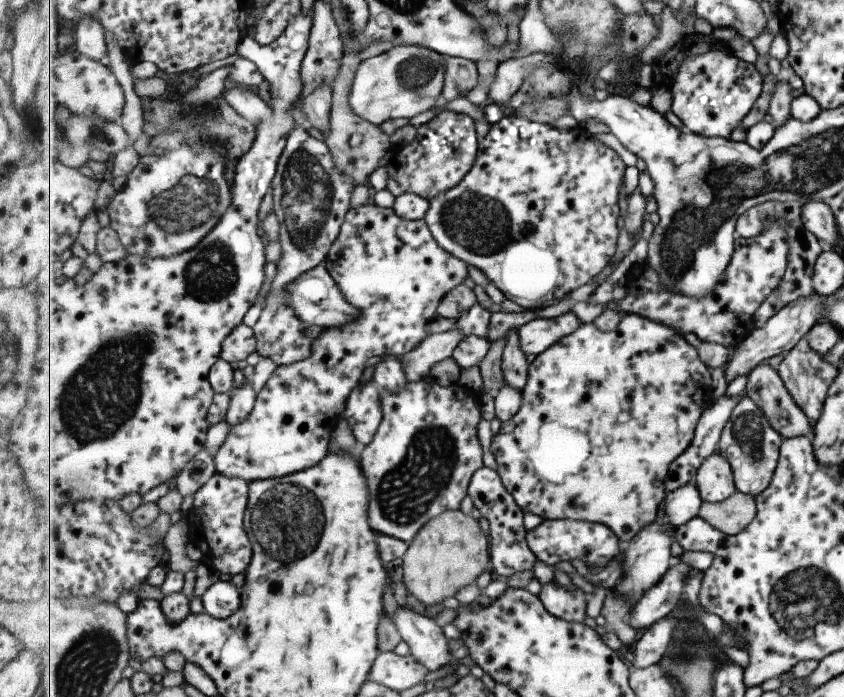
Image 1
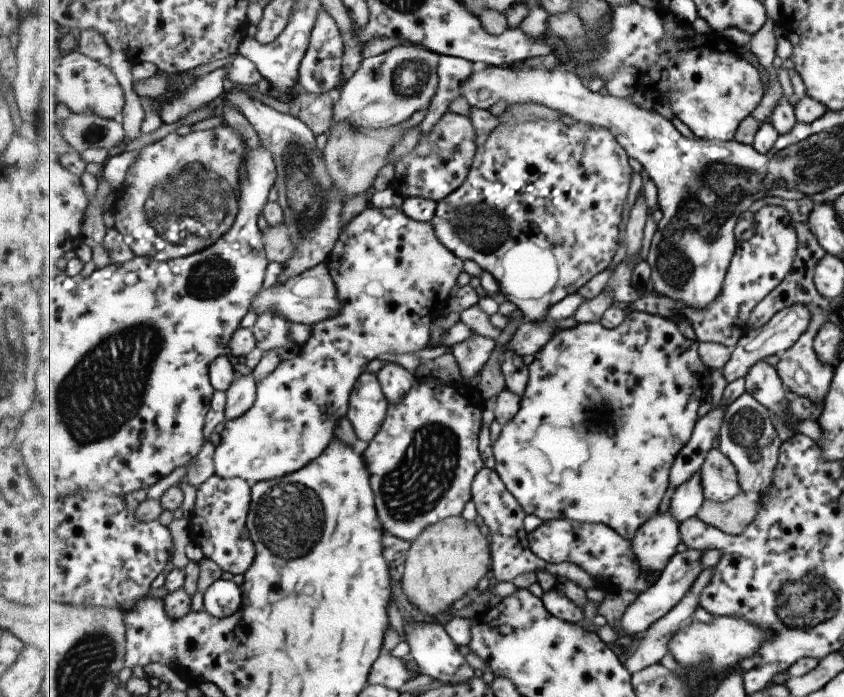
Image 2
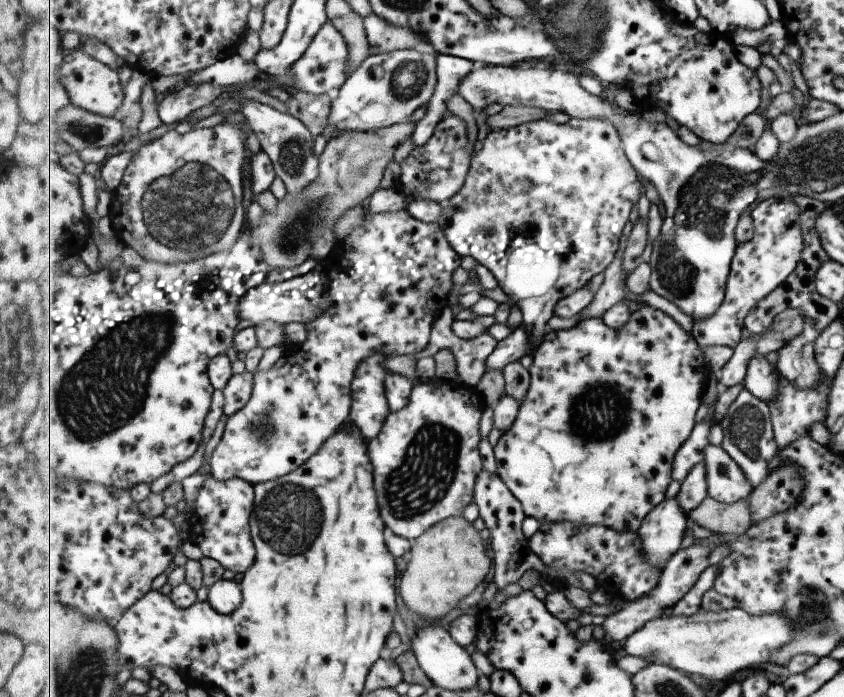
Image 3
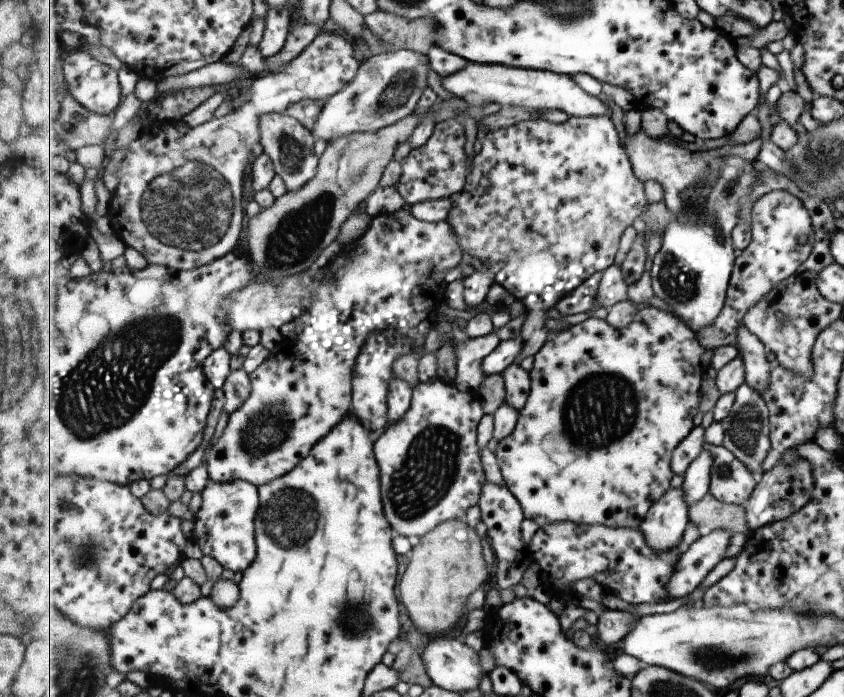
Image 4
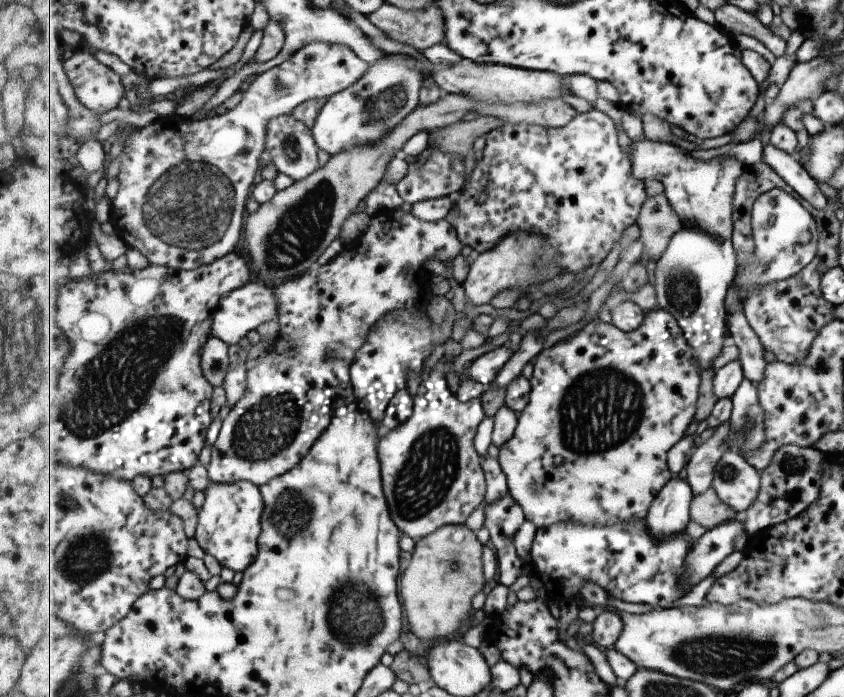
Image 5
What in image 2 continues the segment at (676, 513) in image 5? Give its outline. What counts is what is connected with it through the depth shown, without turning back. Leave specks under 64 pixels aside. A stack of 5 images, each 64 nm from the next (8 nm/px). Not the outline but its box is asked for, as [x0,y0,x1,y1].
[632,509,683,576]

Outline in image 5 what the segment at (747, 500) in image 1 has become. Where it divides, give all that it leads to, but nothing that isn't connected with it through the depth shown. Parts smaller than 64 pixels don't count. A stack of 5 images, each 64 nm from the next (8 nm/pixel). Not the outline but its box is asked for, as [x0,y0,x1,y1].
[690,487,744,529]

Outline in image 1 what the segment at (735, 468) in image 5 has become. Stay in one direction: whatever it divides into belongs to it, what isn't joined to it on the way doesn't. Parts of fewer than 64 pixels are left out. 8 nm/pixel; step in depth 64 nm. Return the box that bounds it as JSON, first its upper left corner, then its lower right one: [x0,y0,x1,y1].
[695,453,738,502]

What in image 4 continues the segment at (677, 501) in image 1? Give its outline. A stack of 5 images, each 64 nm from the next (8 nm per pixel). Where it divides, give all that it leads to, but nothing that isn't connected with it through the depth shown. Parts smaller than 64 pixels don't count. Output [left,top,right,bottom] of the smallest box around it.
[683,448,713,506]

